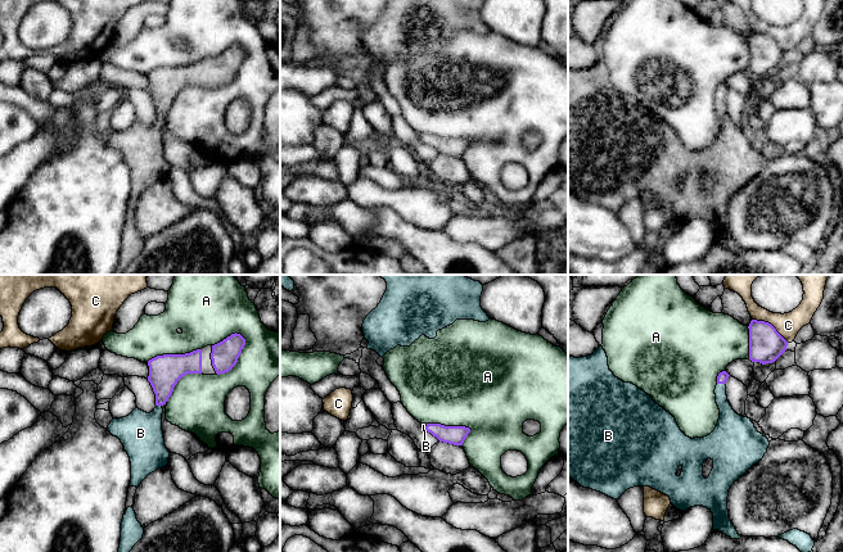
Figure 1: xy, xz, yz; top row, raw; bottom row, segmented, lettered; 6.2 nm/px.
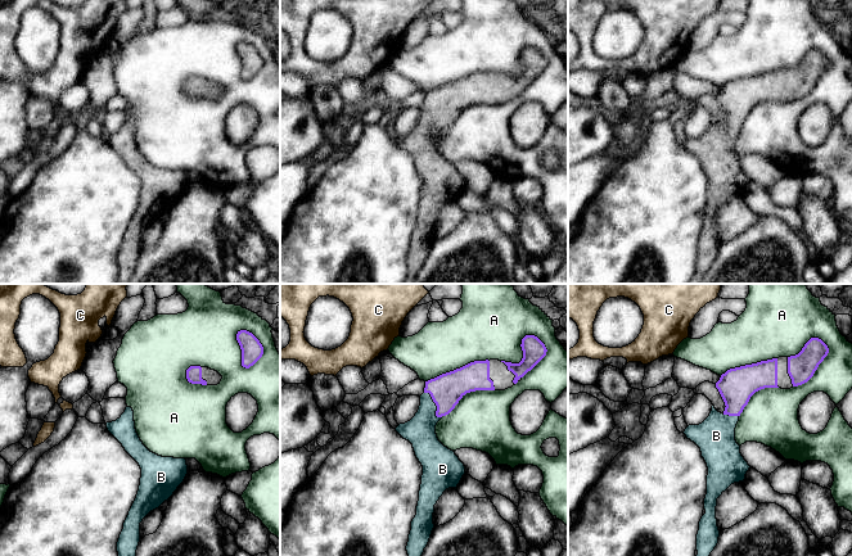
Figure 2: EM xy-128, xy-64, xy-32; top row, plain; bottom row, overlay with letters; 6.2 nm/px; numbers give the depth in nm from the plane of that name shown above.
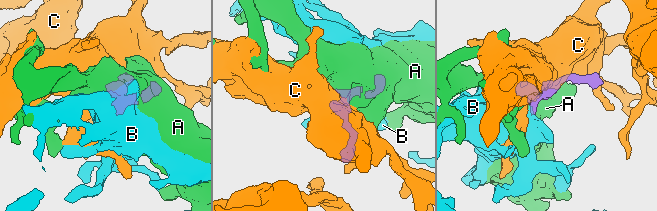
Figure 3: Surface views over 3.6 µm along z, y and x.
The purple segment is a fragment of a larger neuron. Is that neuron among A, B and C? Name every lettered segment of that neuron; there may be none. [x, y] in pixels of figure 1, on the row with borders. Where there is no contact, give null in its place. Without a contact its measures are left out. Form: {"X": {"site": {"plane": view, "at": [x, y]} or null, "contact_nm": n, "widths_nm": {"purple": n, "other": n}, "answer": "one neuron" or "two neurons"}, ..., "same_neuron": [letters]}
{"A": {"site": {"plane": "xy", "at": [238, 357]}, "contact_nm": 300, "widths_nm": {"purple": 170, "other": 300}, "answer": "two neurons"}, "B": {"site": {"plane": "yz", "at": [721, 383]}, "contact_nm": 60, "widths_nm": {"purple": 70, "other": 140}, "answer": "one neuron"}, "C": {"site": {"plane": "yz", "at": [770, 324]}, "contact_nm": 280, "widths_nm": {"purple": 220, "other": 150}, "answer": "two neurons"}, "same_neuron": ["B"]}

